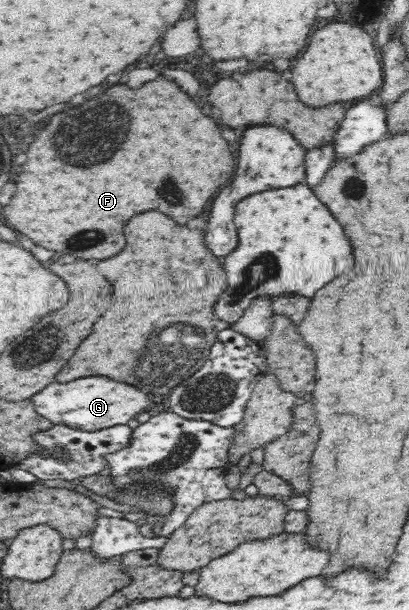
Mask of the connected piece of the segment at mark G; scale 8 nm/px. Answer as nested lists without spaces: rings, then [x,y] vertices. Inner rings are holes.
[[[99,376],[79,378],[67,384],[55,381],[33,396],[31,401],[39,417],[43,417],[52,426],[81,432],[97,432],[127,425],[143,411],[149,410],[151,405],[149,396],[145,396],[140,390]]]

